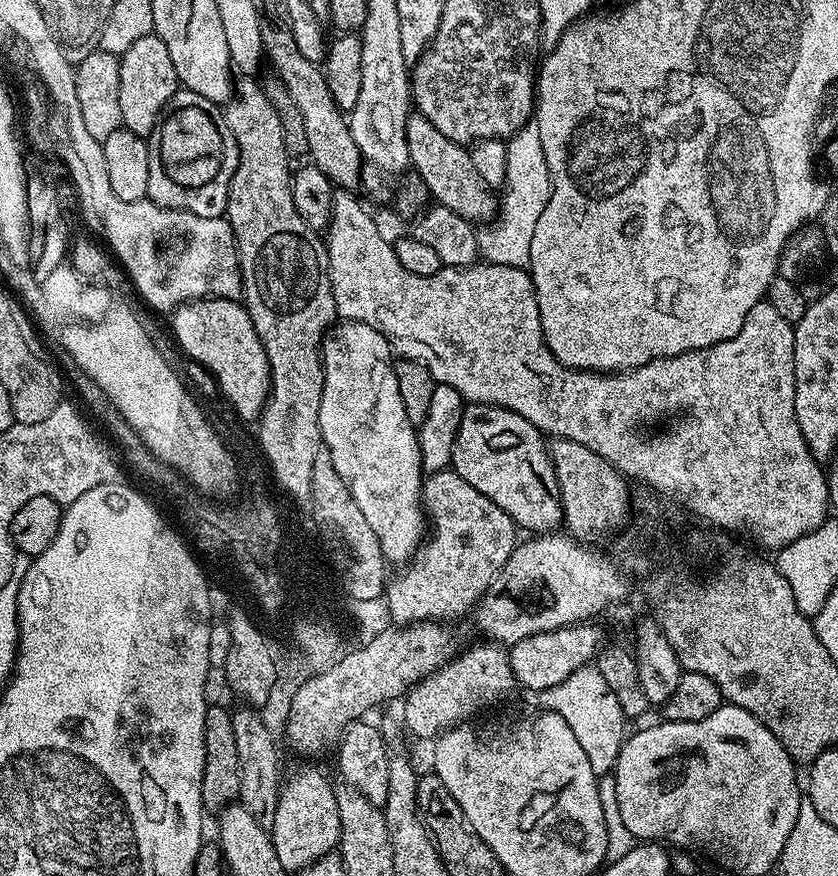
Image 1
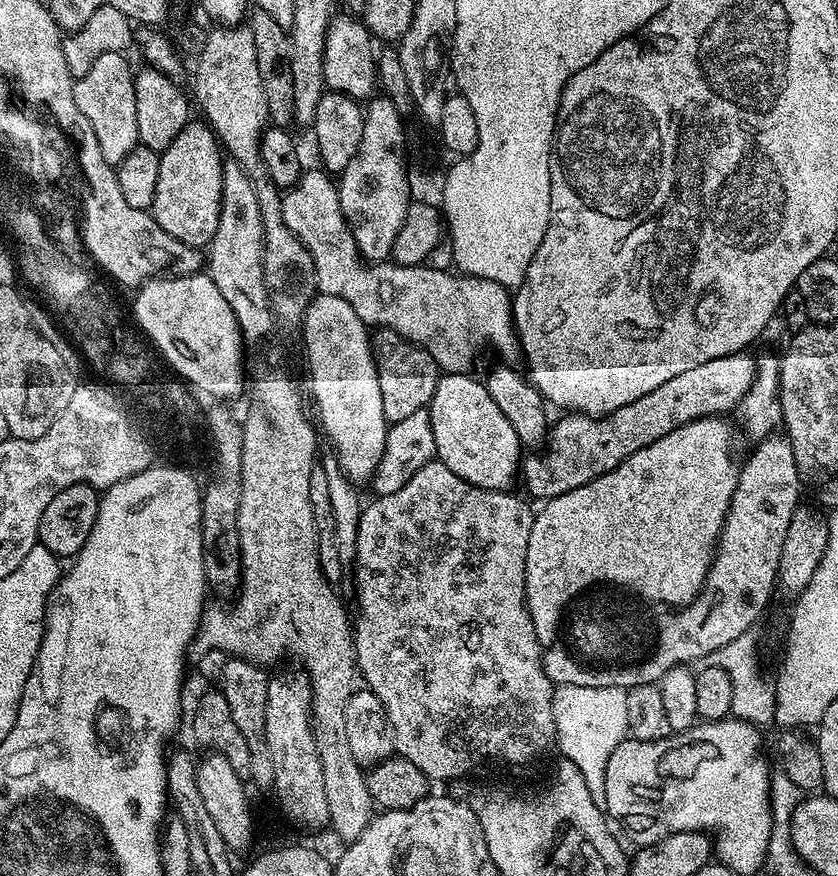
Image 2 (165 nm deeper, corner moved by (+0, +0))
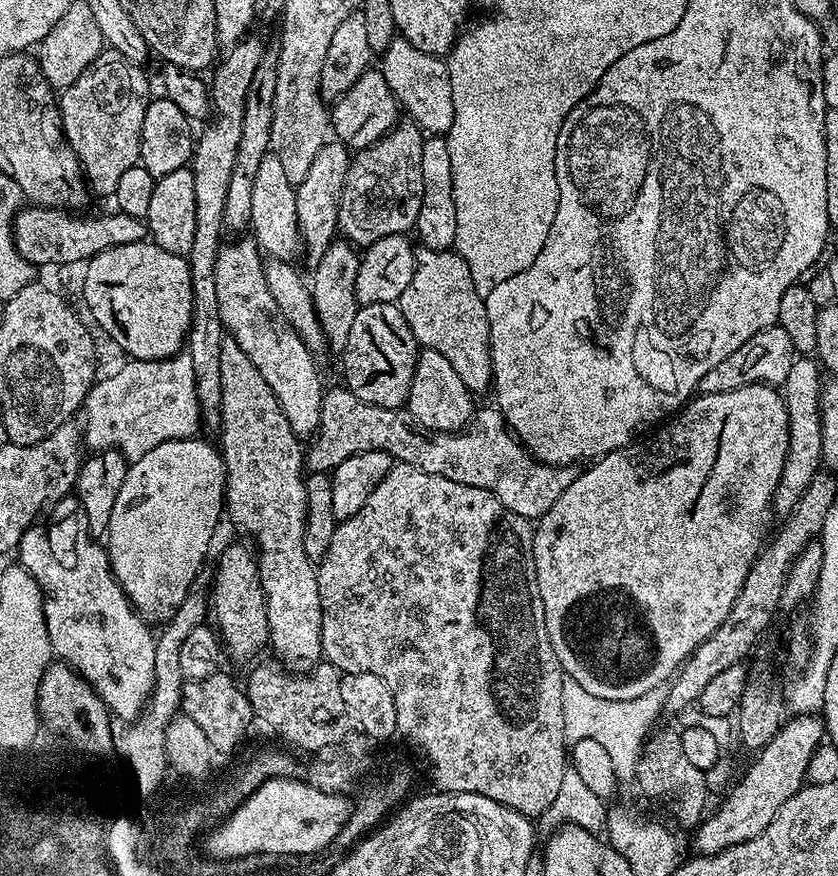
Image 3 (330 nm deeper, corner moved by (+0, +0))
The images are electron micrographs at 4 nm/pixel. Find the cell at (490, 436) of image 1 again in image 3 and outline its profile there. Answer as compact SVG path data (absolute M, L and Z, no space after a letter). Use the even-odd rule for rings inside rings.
M421 348L414 366L414 382L410 382L410 394L406 410L422 428L429 432L459 432L467 429L474 419L473 393L458 378L454 366L438 354L438 350Z

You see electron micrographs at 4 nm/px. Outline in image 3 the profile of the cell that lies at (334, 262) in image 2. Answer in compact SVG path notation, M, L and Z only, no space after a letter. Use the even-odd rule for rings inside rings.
M274 155L262 158L258 165L258 174L254 174L252 179L250 218L250 232L261 253L267 254L271 259L288 262L293 259L291 256L296 251L301 251L300 227L296 221L296 190L286 178L282 162L278 162Z

